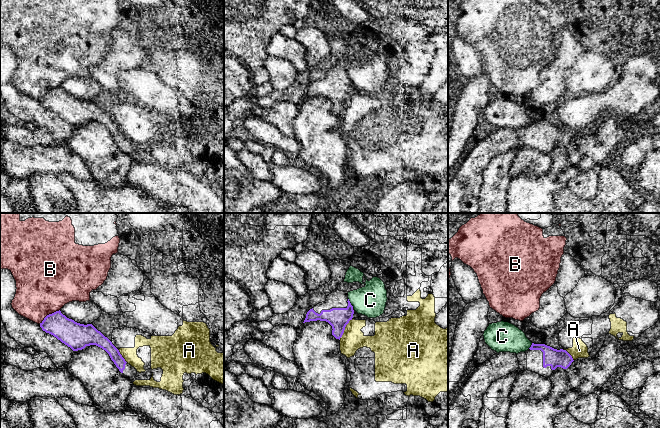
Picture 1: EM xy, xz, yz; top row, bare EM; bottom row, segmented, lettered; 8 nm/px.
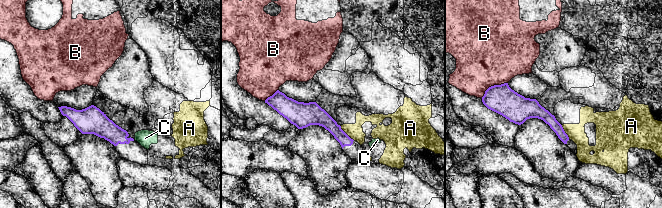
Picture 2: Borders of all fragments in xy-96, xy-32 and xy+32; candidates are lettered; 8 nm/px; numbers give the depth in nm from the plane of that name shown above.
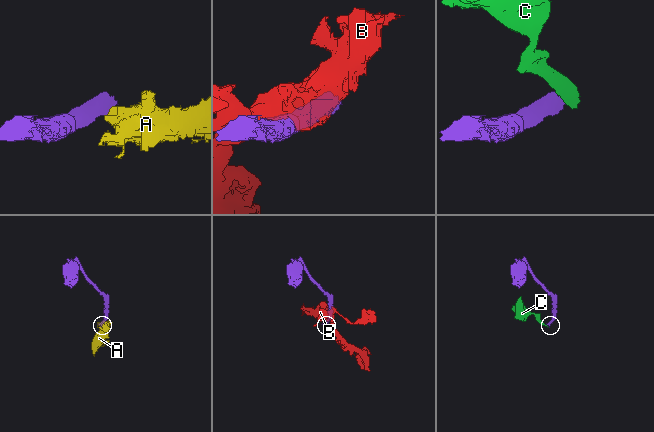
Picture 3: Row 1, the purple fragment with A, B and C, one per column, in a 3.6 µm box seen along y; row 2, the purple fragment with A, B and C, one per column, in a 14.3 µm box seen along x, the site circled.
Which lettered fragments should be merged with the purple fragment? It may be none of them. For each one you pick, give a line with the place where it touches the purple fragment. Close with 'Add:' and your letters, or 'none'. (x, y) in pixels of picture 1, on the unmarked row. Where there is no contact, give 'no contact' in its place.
Add: none

